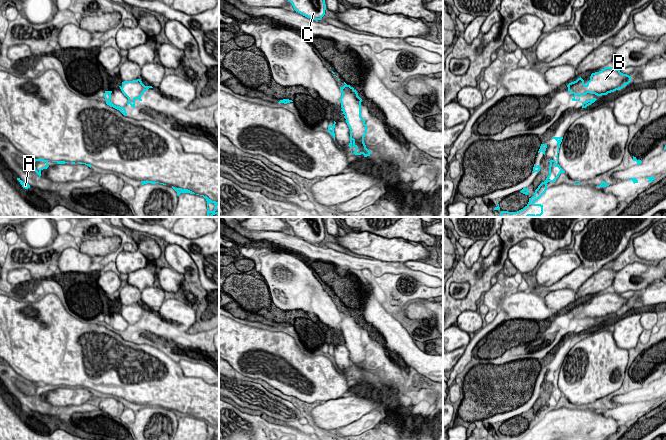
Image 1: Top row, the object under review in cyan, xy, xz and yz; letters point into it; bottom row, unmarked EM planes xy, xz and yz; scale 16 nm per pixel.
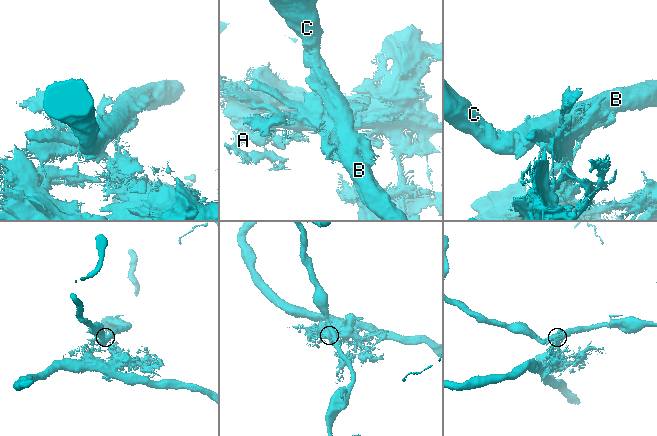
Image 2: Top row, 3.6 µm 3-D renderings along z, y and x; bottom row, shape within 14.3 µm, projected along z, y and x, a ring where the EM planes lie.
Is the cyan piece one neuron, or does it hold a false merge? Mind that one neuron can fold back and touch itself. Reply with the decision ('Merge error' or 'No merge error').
Merge error

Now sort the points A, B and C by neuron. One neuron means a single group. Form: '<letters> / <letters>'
A / B C

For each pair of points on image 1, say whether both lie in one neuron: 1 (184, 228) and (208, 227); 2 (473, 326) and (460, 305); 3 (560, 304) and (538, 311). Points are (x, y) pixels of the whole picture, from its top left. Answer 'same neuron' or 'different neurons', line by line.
1: same neuron
2: different neurons
3: different neurons

